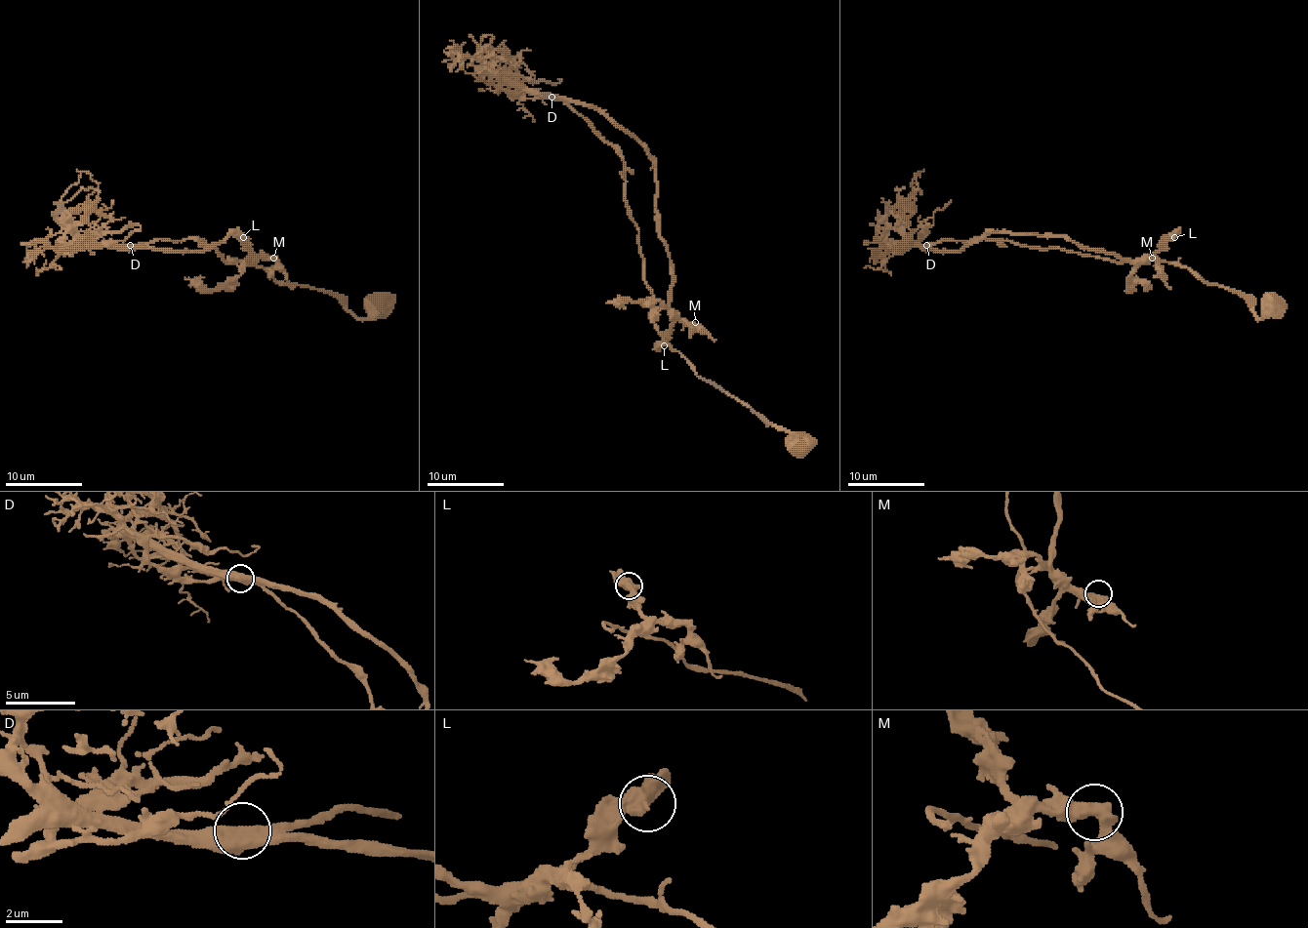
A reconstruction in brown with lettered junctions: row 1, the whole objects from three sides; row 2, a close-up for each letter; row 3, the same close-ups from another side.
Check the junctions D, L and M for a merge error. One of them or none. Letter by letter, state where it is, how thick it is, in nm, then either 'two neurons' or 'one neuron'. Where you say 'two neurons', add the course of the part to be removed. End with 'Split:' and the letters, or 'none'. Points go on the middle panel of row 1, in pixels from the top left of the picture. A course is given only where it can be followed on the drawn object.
D: (551, 97) | 550 nm | one neuron
L: (664, 345) | 600 nm | one neuron
M: (695, 322) | 550 nm | one neuron
Split: none

